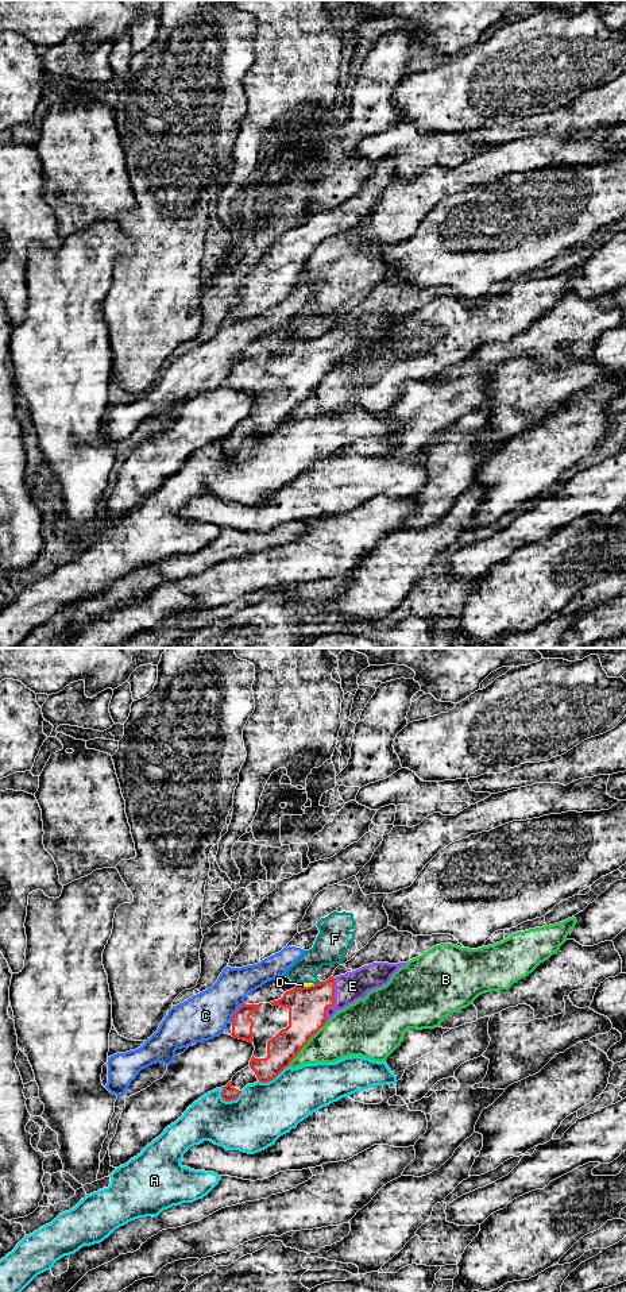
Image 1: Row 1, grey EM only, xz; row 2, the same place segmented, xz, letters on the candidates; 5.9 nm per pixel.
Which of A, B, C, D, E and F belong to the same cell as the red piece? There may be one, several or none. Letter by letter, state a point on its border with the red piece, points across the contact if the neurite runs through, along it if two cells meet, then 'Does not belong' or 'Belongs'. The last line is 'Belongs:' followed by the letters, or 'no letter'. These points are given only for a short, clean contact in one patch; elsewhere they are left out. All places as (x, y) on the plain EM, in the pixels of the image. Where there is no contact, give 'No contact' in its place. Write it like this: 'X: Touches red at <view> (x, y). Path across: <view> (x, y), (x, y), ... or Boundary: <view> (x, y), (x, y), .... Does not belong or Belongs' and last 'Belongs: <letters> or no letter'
A: Touches red at xz (231, 451). Does not belong
B: Touches red at xz (306, 394). Does not belong
C: Touches red at xz (236, 363). Does not belong
D: Touches red at xz (305, 339). Does not belong
E: Touches red at xz (333, 353). Belongs
F: Touches red at xz (317, 336). Boundary: xz (321, 334), (315, 336). Does not belong
Belongs: E

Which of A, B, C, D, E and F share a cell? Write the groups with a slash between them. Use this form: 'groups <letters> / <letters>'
groups A / B / C / D F / E

